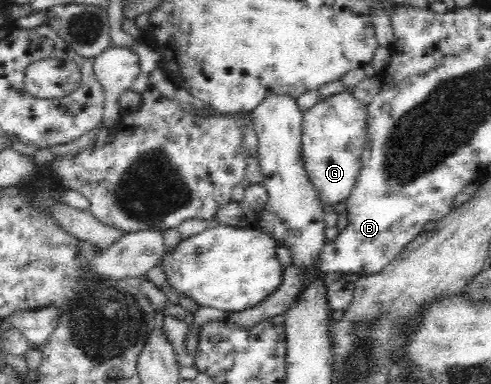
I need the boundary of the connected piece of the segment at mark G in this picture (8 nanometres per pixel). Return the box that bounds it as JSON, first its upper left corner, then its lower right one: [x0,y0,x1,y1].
[301,92,367,206]

